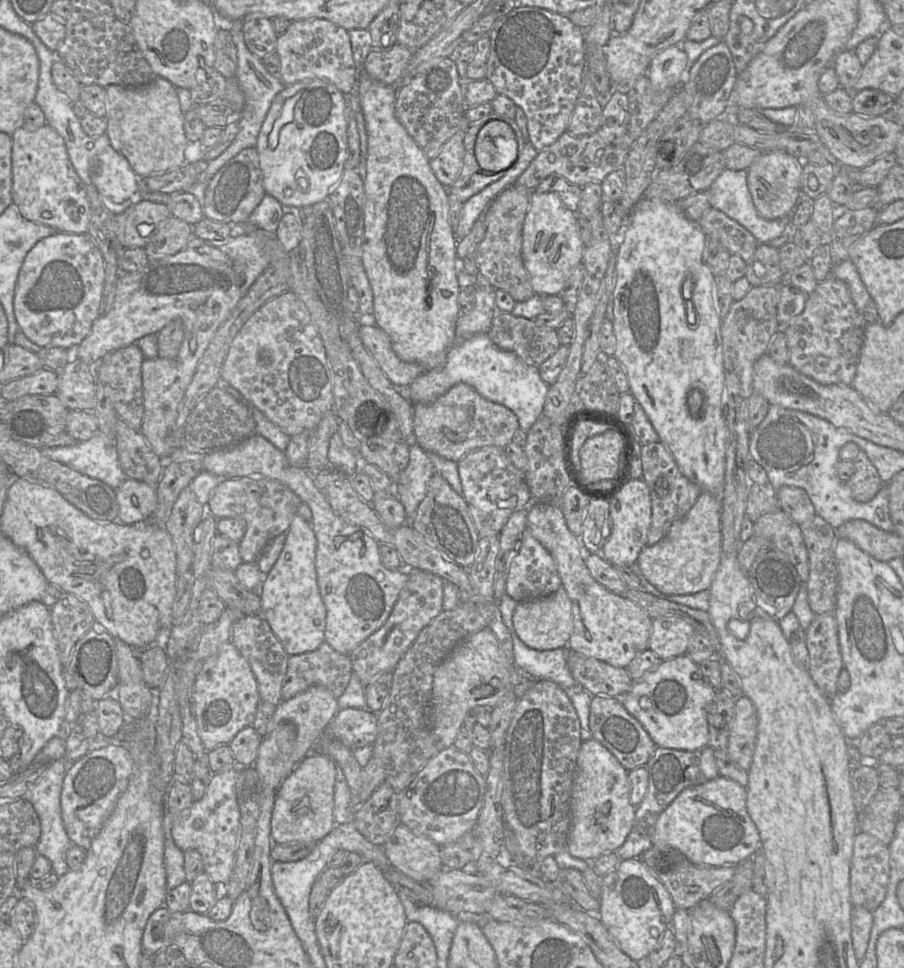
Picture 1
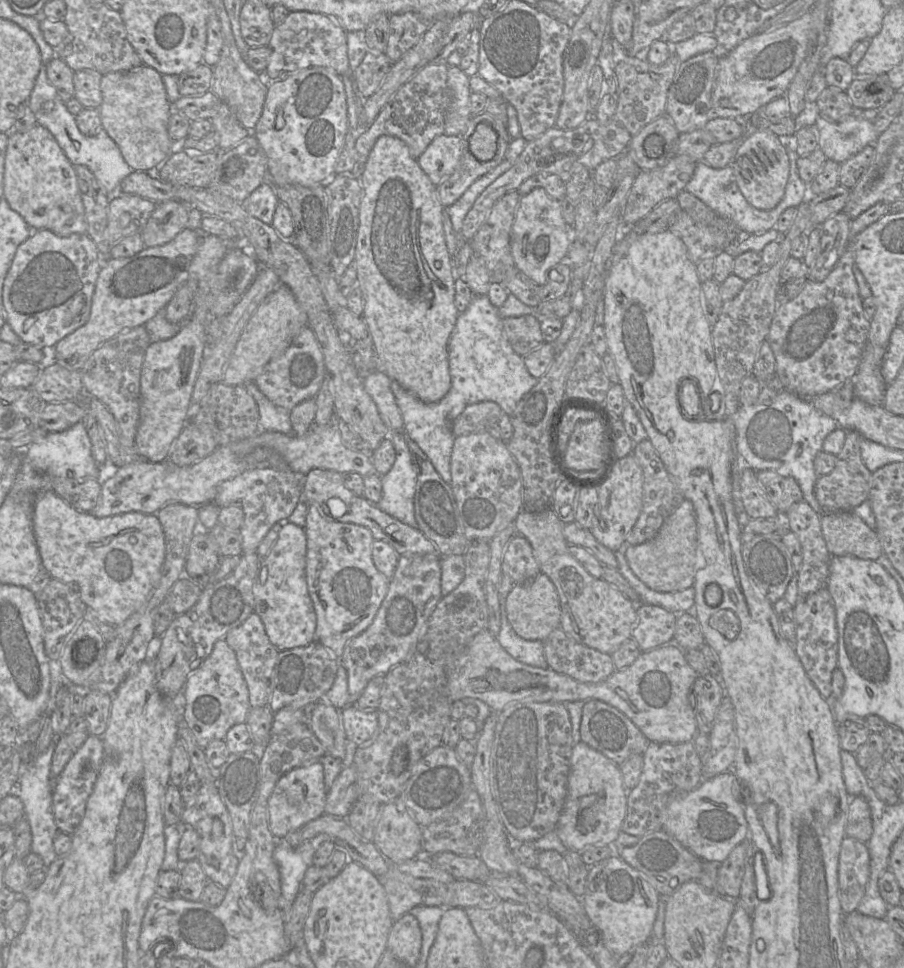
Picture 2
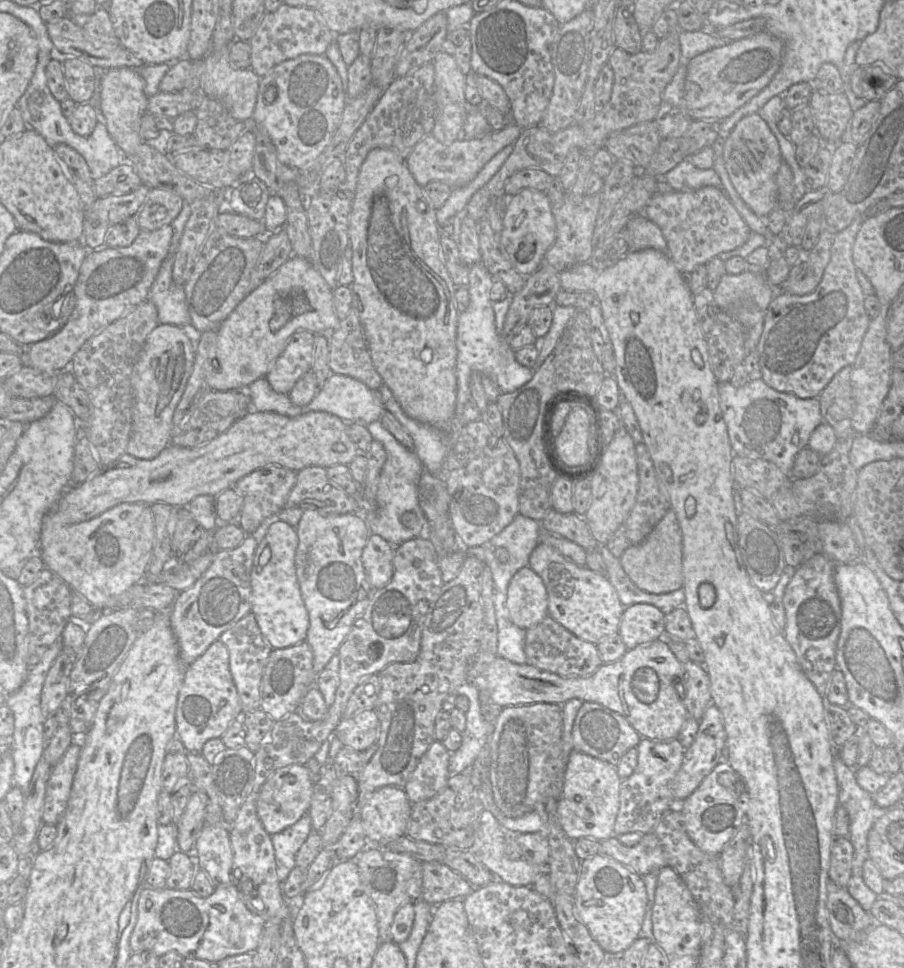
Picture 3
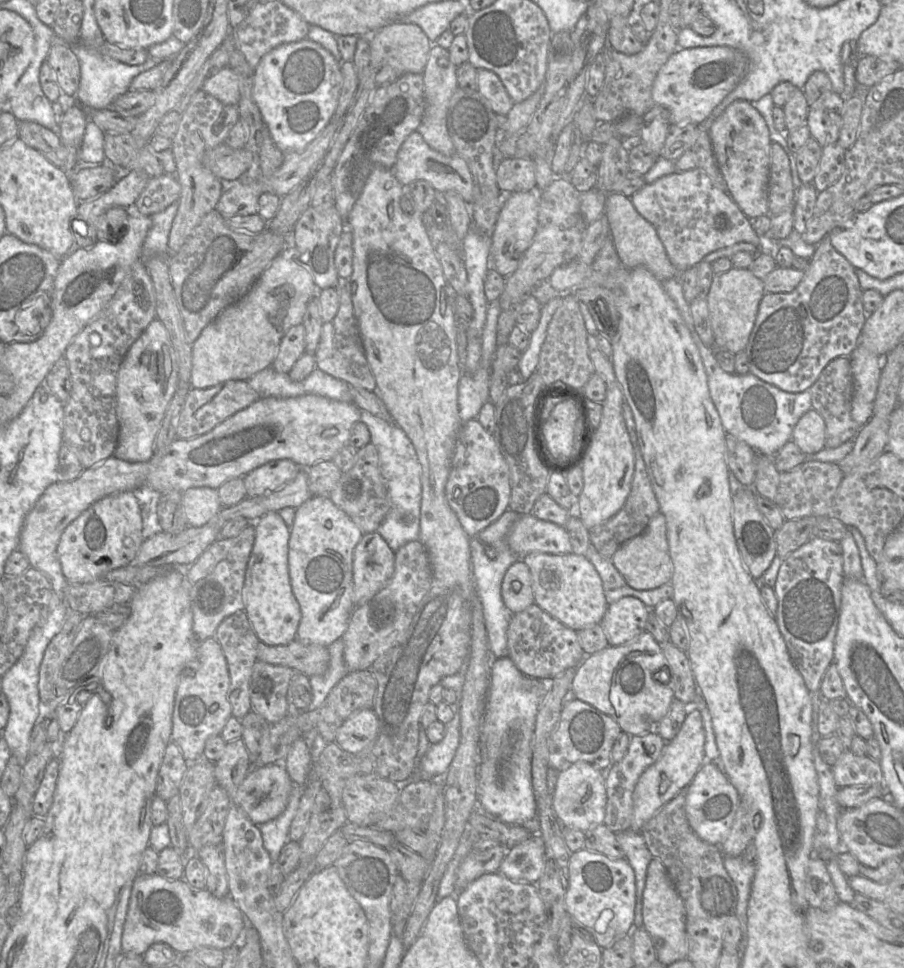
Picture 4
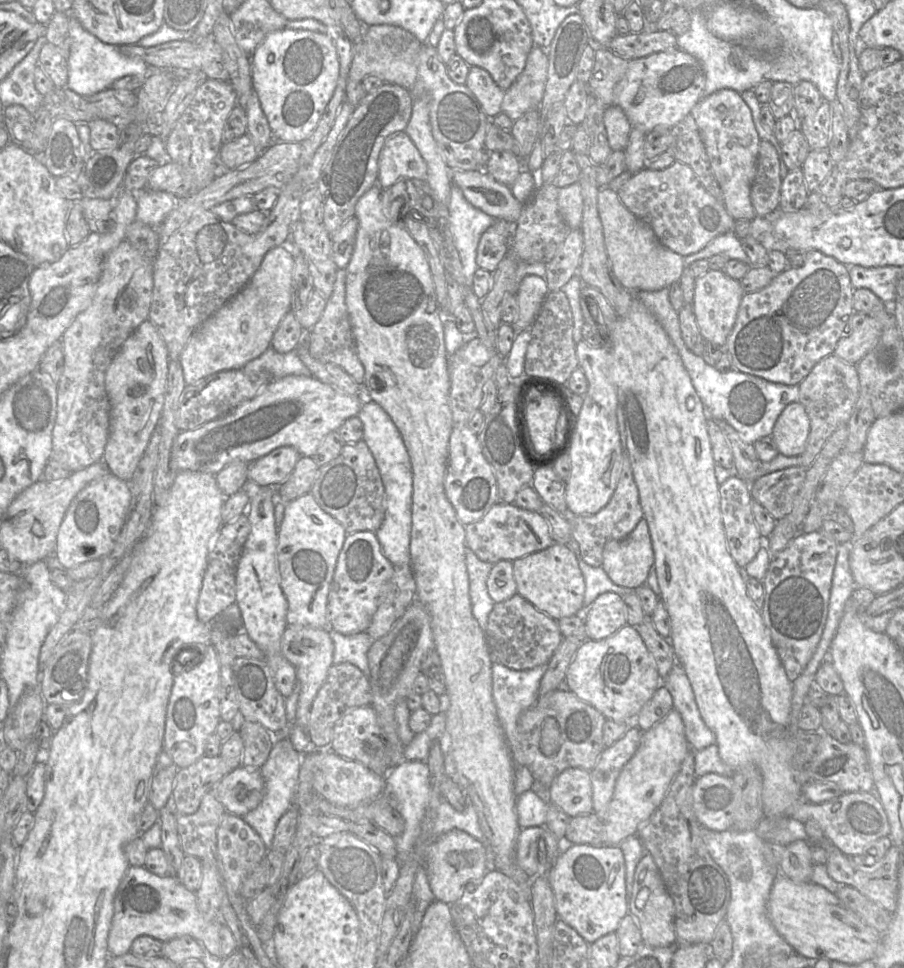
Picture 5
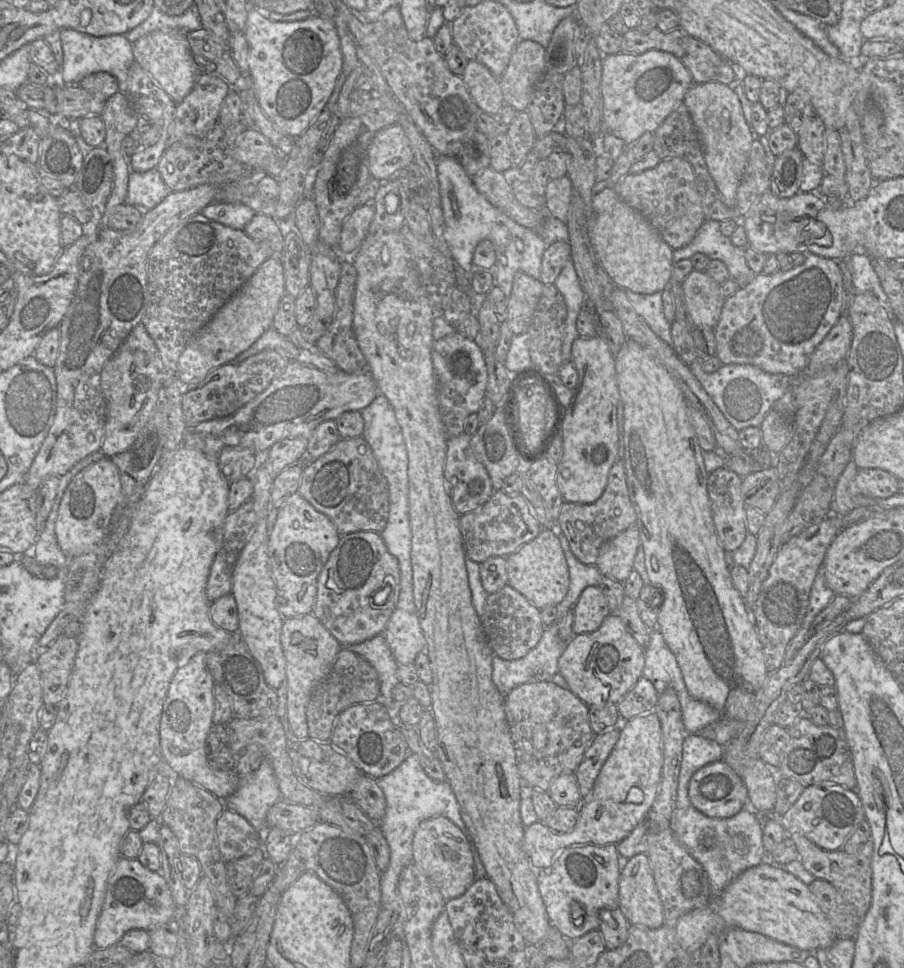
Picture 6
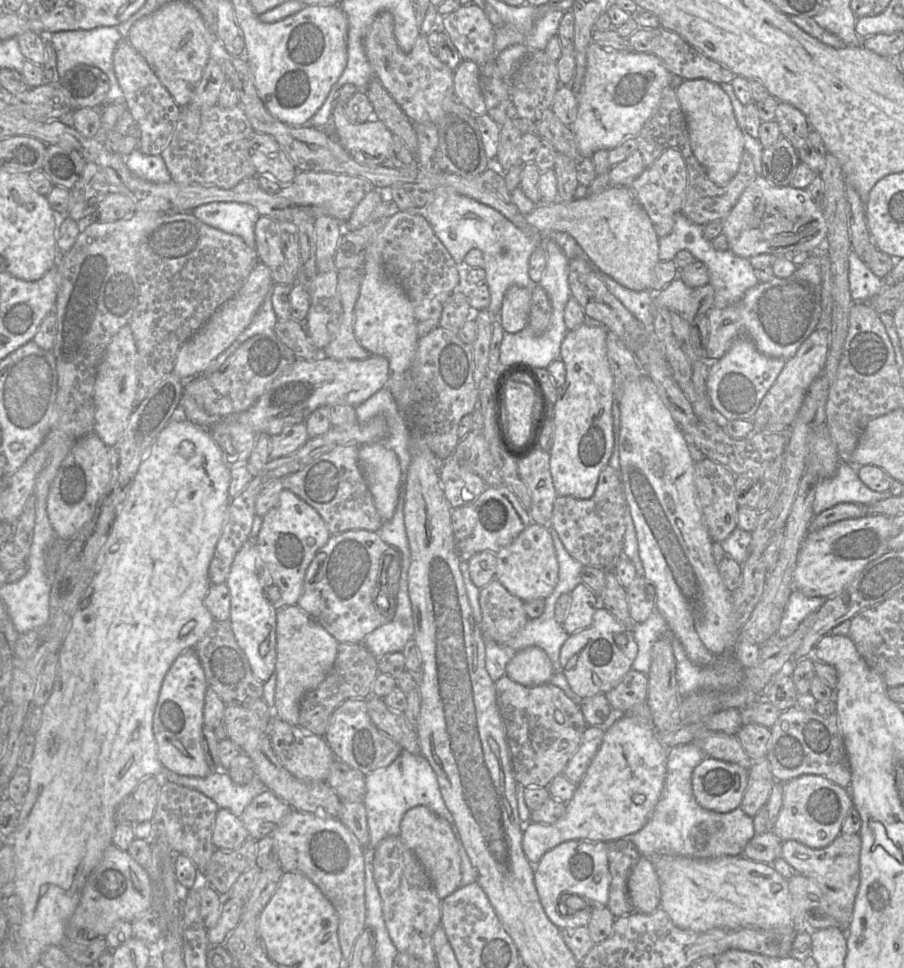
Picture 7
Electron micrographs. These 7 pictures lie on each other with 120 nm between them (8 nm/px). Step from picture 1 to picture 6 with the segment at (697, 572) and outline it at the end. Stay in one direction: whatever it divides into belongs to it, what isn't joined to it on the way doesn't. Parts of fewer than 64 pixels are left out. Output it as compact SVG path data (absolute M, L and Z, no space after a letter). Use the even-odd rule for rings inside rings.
M638 524L604 543L599 551L596 568L610 580L624 583L634 570L633 563L641 546Z

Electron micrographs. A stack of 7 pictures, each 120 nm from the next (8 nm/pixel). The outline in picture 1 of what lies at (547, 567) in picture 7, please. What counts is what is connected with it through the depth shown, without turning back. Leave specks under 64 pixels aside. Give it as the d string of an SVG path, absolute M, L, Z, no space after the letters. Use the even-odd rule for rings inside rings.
M531 503L526 515L526 528L554 559L562 587L571 601L573 631L567 647L586 657L625 669L639 653L648 649L652 619L637 604L608 591L591 576L581 557L579 538L568 529L559 506Z

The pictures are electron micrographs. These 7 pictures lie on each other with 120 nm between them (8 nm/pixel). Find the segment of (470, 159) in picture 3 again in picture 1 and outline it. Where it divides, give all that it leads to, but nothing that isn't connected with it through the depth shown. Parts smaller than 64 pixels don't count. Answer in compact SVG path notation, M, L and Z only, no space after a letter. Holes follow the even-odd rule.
M465 131L454 134L442 147L439 155L430 160L430 167L445 187L450 187L457 179L463 166Z

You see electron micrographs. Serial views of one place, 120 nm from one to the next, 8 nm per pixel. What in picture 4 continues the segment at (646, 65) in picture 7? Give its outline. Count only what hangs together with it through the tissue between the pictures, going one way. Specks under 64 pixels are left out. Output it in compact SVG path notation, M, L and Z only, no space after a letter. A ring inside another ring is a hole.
M679 47L657 73L652 99L655 105L668 110L672 125L698 124L707 127L714 108L745 78L749 66L747 55L731 47Z

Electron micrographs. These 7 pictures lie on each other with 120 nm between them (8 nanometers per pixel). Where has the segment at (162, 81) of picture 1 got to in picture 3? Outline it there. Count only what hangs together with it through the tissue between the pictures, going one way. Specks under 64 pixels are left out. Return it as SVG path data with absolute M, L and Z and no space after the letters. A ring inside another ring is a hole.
M120 67L99 71L99 108L107 131L123 156L135 154L137 148L145 142L139 133L140 118L147 111L148 104L144 86L144 79L135 68Z

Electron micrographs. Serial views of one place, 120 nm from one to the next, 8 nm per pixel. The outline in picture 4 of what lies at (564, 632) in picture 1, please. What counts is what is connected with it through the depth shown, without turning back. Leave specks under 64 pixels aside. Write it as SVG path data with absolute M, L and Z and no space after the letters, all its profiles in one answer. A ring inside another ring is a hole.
M522 560L507 569L501 583L501 596L505 607L513 614L534 604L531 574Z

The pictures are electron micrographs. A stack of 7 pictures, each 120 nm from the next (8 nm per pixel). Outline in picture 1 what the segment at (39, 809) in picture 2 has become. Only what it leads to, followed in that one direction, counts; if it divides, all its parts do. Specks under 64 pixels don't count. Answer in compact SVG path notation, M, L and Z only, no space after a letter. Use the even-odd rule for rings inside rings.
M66 758L55 760L33 783L28 782L28 790L21 797L31 802L40 820L41 834L35 850L37 854L49 859L52 864L52 872L58 877L70 870L65 861L65 853L71 846L71 840L62 820L60 796L66 771L72 764Z

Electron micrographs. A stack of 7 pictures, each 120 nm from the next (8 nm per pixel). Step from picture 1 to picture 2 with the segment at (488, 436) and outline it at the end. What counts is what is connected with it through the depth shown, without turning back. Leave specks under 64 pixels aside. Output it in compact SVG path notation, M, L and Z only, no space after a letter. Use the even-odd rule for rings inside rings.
M487 401L467 406L454 420L452 432L455 437L472 433L489 432L500 437L498 422L504 411L495 402Z

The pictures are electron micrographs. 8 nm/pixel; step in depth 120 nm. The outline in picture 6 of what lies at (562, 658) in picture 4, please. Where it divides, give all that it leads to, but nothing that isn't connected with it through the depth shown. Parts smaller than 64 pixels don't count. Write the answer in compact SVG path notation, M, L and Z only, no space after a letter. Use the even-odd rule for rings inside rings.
M509 585L487 595L480 621L492 652L504 660L524 657L538 644L544 631L540 610Z

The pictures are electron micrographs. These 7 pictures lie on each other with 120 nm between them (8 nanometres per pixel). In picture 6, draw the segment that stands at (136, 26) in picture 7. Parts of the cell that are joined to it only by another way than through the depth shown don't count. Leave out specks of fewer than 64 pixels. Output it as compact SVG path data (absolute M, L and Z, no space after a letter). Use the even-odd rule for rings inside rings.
M156 30L145 34L132 43L132 51L135 61L176 104L181 103L189 95L203 74L192 56L187 35L179 31Z

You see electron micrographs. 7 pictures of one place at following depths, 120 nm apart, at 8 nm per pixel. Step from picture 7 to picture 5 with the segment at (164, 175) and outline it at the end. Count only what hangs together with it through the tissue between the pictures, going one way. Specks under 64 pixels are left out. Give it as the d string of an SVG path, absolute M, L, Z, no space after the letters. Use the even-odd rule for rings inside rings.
M145 188L133 191L132 194L137 202L136 220L156 230L178 201L168 192Z

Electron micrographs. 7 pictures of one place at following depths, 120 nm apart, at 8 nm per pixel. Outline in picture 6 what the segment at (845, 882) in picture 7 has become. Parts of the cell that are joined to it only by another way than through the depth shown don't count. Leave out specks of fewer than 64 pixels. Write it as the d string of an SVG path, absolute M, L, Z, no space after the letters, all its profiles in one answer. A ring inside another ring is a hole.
M800 833L792 834L791 839L796 845L800 861L804 868L816 879L825 880L832 884L843 898L855 907L858 915L863 919L872 900L872 840L868 840L855 852L847 853L843 849L835 851L824 850Z

